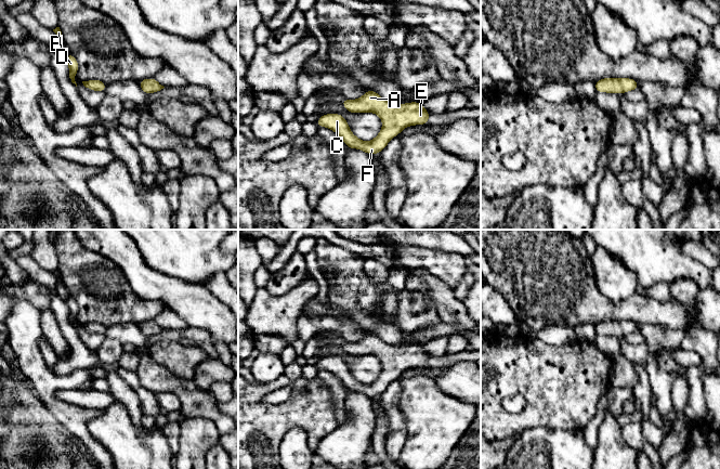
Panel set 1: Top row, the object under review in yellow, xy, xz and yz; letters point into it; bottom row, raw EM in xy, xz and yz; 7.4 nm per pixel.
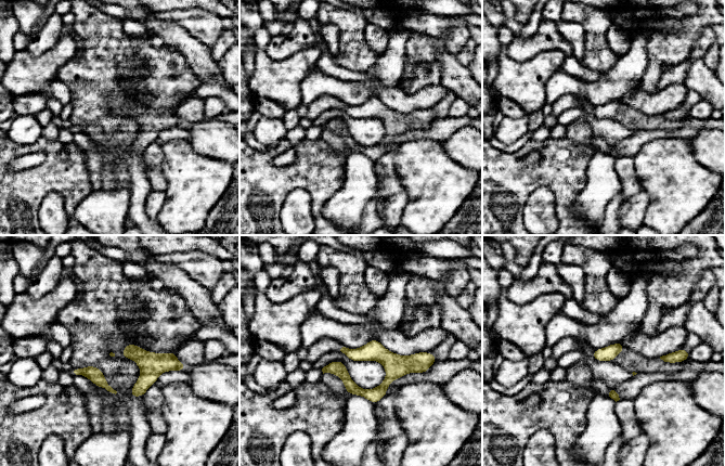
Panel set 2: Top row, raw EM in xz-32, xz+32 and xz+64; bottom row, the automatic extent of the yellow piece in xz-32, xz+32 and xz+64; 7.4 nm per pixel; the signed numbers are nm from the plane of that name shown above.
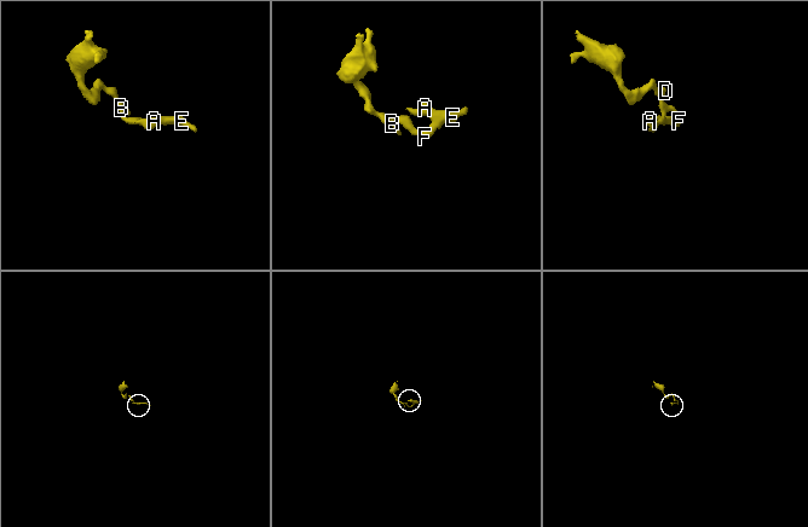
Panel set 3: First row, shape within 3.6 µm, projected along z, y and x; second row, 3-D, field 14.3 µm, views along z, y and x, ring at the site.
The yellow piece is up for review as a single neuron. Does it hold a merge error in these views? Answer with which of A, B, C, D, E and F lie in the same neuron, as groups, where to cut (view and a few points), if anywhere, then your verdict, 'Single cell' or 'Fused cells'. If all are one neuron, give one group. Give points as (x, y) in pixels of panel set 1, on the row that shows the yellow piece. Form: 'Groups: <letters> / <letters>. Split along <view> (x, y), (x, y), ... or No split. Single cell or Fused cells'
Groups: A B C D E F. No split. Single cell

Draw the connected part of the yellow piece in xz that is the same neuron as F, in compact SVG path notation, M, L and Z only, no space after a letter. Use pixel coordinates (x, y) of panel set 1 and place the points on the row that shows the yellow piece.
M368 90L364 93L362 97L358 100L341 100L344 108L348 112L353 114L358 113L375 113L377 114L381 120L383 127L379 134L369 142L364 142L357 136L355 136L351 129L349 128L348 121L343 118L341 114L326 114L319 117L319 119L315 122L316 126L319 127L327 127L335 131L345 143L348 148L356 148L366 152L368 155L379 154L384 147L388 145L390 140L393 136L397 136L402 130L406 127L415 126L415 125L427 125L430 118L430 114L428 110L422 106L419 102L410 102L406 104L394 104L385 101L381 97L377 92L372 90Z

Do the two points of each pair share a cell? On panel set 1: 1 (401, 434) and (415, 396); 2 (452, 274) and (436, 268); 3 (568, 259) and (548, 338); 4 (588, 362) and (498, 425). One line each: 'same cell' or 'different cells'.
1: different cells
2: same cell
3: different cells
4: same cell

